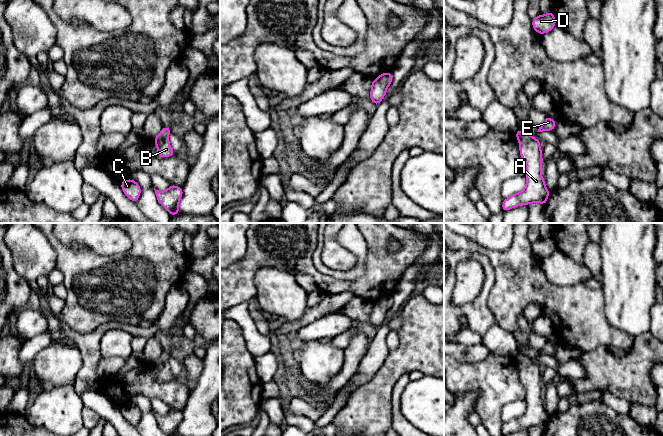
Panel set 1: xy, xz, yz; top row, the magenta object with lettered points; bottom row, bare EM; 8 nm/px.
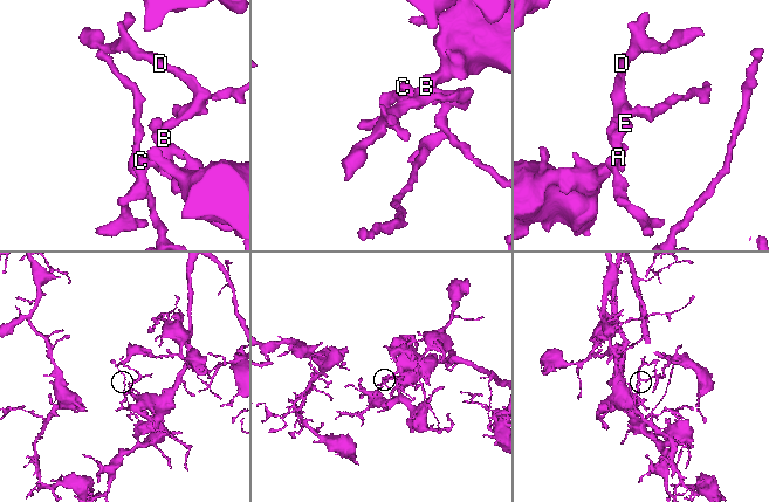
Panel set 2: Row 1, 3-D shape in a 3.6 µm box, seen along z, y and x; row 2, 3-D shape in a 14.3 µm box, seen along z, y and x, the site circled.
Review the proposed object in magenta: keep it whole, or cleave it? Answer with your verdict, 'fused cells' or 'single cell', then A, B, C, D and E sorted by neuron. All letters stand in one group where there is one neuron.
single cell; groups A B C D E

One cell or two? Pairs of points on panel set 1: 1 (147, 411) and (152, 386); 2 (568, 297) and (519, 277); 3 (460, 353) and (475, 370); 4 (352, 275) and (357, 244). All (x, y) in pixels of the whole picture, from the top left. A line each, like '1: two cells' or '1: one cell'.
1: two cells
2: one cell
3: two cells
4: one cell

